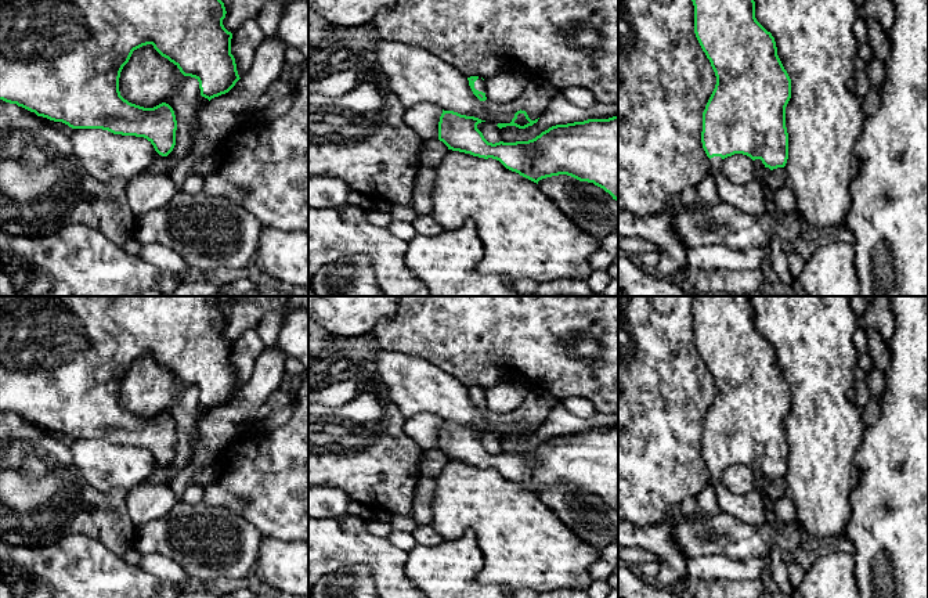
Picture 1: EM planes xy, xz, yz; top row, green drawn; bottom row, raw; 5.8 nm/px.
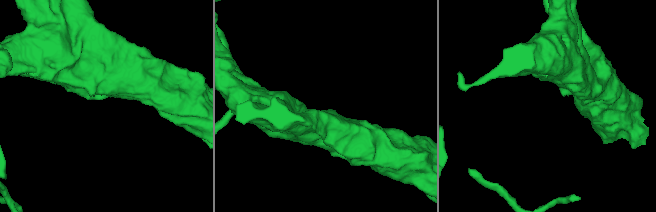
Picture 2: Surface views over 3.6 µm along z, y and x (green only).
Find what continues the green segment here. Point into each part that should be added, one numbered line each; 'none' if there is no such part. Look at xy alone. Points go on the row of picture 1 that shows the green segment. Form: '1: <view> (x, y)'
none

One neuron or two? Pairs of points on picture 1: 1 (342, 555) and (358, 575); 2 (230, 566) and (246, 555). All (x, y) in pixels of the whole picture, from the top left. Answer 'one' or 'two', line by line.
1: two
2: one

